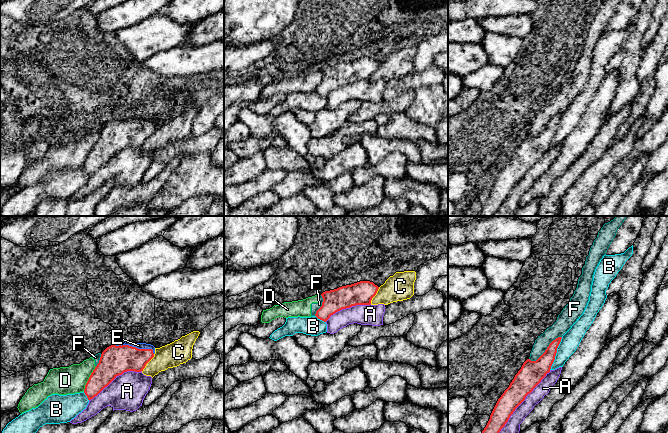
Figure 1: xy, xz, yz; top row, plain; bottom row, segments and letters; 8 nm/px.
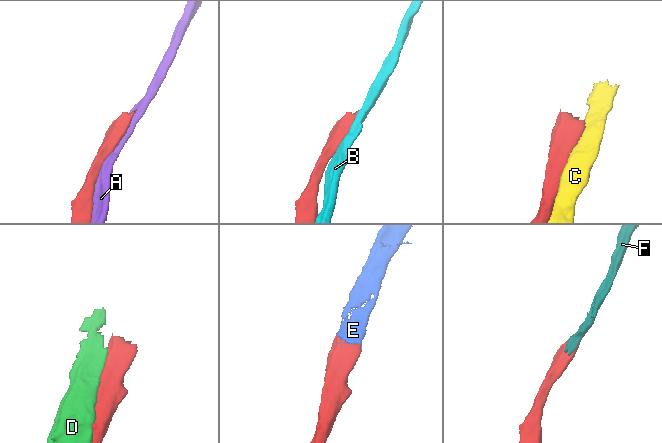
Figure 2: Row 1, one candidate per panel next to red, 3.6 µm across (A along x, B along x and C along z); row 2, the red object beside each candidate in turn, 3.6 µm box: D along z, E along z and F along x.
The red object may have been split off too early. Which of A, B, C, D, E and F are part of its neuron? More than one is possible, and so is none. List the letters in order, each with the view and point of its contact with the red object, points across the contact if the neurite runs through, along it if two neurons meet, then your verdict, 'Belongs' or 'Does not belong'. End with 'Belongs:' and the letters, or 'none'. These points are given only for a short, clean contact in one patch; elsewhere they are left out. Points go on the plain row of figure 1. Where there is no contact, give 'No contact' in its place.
A: Touches red at yz (519, 180). Does not belong
B: Touches red at yz (556, 128). Does not belong
C: Touches red at xy (147, 138). Does not belong
D: Touches red at xy (89, 154). Does not belong
E: Touches red at xy (135, 123). Belongs
F: Touches red at yz (546, 125). Does not belong
Belongs: E

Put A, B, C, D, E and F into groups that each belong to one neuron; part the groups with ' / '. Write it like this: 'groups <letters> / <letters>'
groups A / B / C / D F / E

